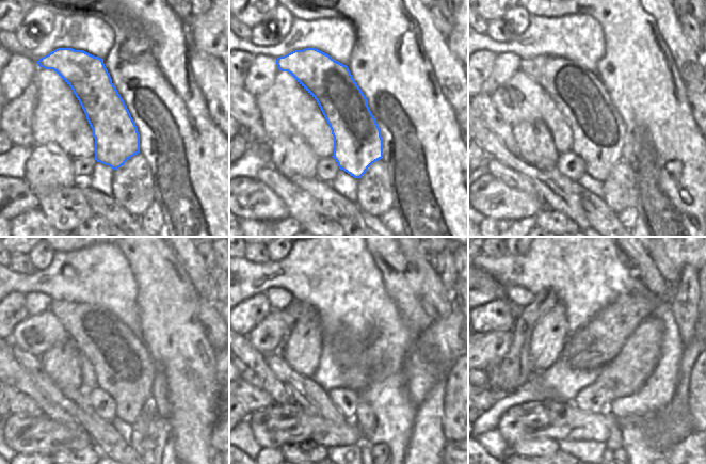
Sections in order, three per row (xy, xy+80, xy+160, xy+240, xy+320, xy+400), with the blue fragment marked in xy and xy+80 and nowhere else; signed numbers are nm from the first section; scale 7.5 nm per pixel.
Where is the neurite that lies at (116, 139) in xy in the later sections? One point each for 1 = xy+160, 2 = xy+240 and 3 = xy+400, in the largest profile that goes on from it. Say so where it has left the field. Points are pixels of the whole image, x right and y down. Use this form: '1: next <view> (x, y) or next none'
1: next xy+160 (597, 128)
2: next xy+240 (124, 367)
3: next xy+400 (614, 441)

